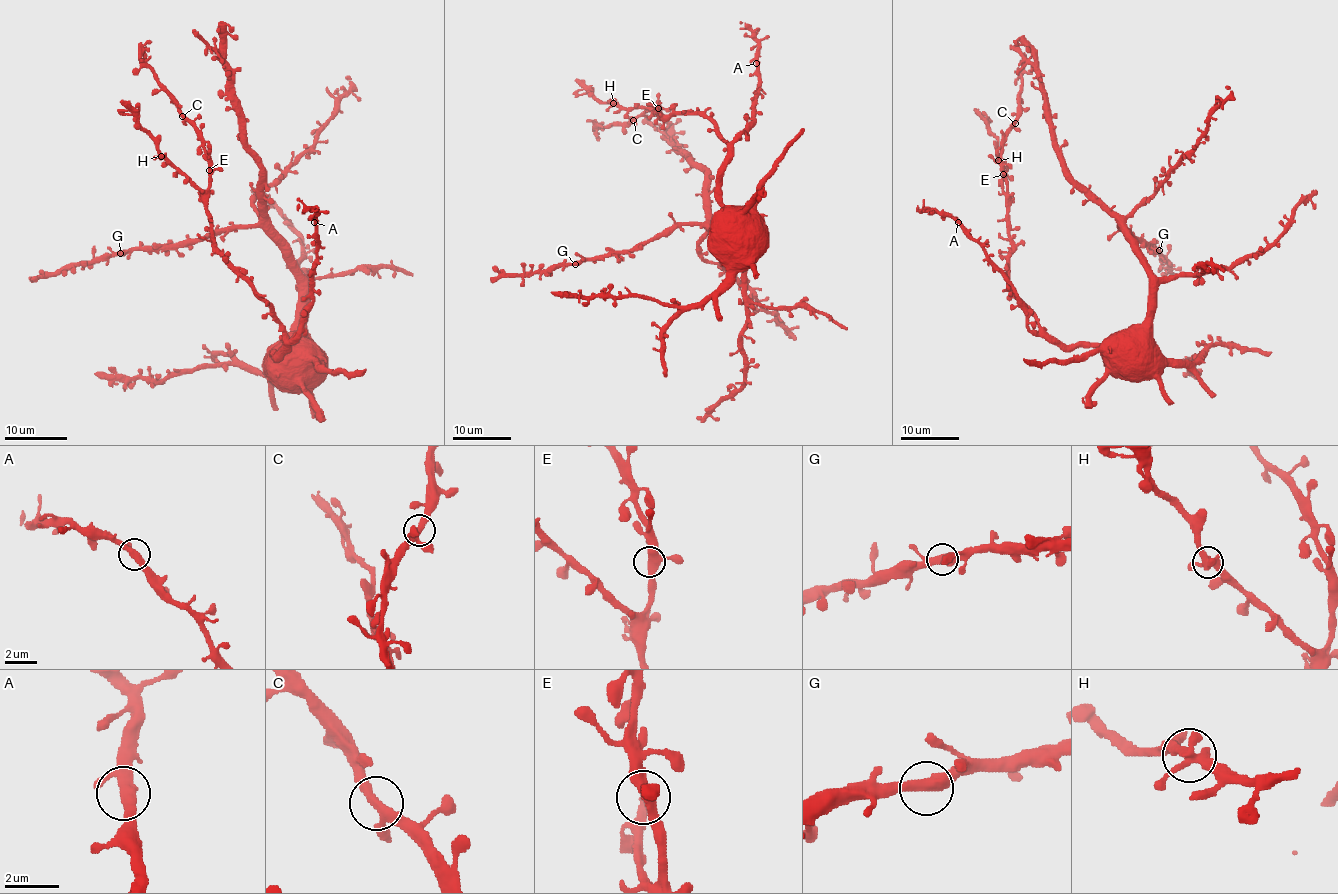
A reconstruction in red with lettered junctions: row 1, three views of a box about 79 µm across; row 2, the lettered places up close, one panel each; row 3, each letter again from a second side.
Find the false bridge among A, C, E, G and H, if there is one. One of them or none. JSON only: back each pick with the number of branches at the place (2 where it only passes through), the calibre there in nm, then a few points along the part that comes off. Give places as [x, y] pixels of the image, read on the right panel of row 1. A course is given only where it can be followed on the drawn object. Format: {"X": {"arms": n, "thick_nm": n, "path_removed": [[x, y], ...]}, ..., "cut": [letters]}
{"cut": []}

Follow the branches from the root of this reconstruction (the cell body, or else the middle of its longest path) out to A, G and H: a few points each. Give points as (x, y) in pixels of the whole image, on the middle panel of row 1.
A: (723, 208), (720, 166), (733, 138), (753, 121), (753, 99), (759, 80), (756, 63)
G: (723, 208), (727, 222), (742, 240), (744, 254), (704, 225), (675, 225), (629, 250), (582, 258), (575, 264)
H: (723, 208), (720, 166), (727, 154), (727, 143), (702, 114), (665, 117), (648, 108), (619, 108), (613, 104)

